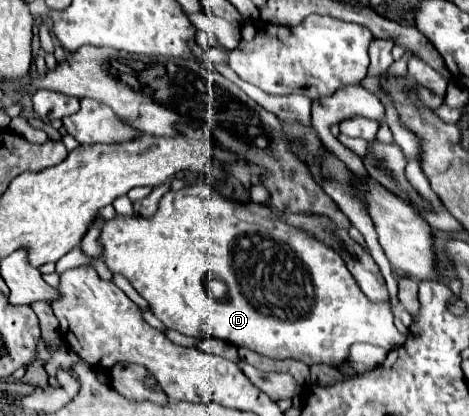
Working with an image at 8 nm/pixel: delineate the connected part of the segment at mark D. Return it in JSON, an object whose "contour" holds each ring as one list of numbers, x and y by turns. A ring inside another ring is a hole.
{"contour":[[198,183,194,187,184,187,180,191,168,191,158,205,158,211,148,217,116,217,108,223,102,225,100,229,100,239,102,243,102,259,104,265,112,271,112,273,120,273,124,275,130,285,140,293,140,297,144,297,152,309,152,313,168,327,174,329,182,335,188,337,196,337,196,339,206,339,206,337,216,337,222,341,228,341,236,347,246,347,258,355,270,357,270,359,298,359,302,363,306,363,308,367,312,365,330,365,330,367,338,367,350,353,350,347,354,343,370,343,370,345,378,345,384,347,386,351,392,351,396,347,402,345,404,337,400,335,400,331,394,327,394,317,392,317,392,309,390,303,372,303,370,299,366,299,366,295,360,291,360,287,356,285,356,281,352,281,352,275,348,273,348,269,344,269,340,257,336,257,336,253,332,249,328,249,326,245,320,245,320,241,312,241,312,237,308,237,308,233,300,233,300,229,292,229,290,225,284,225,282,221,278,223,270,213,266,205,258,205,258,203,246,203,246,205,238,205,226,197,222,197,220,193,216,193,212,189,212,185,208,183],[212,277,218,277,220,281,224,281,228,285,228,299,216,303,212,299,212,295,208,293,208,281]]}

